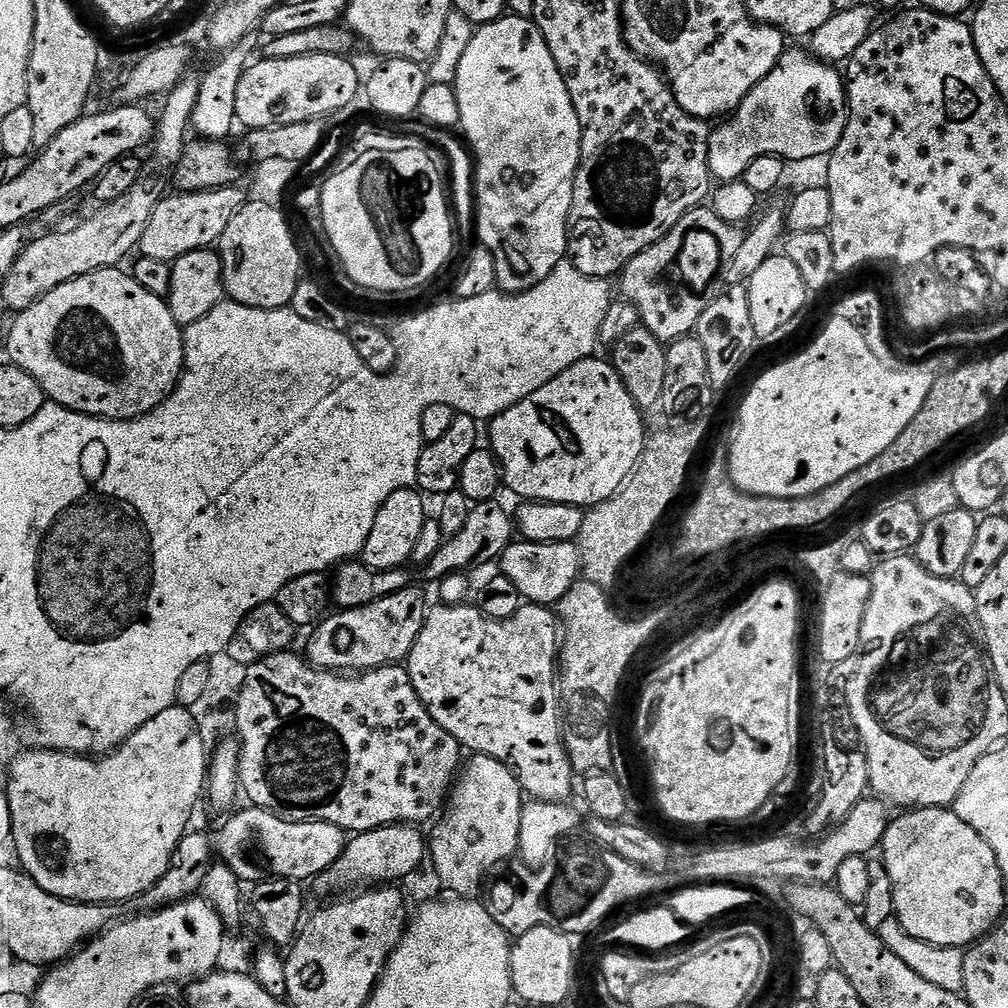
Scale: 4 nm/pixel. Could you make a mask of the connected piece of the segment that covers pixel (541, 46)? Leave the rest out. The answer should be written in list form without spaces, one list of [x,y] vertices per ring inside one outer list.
[[[505,14],[499,20],[479,25],[470,39],[470,46],[467,47],[466,54],[462,55],[454,87],[460,111],[460,128],[465,136],[463,139],[470,145],[470,152],[474,157],[476,232],[480,235],[479,243],[486,250],[490,250],[490,254],[494,258],[494,270],[499,291],[509,294],[529,292],[546,279],[554,270],[554,266],[558,266],[568,254],[568,219],[572,216],[574,178],[580,165],[580,147],[582,146],[580,116],[574,110],[574,102],[566,90],[566,82],[562,82],[562,74],[550,54],[550,46],[546,46],[546,38],[542,38],[542,30],[538,30],[536,21],[527,16]]]

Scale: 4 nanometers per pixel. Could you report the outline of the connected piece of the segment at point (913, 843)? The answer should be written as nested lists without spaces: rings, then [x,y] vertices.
[[[951,807],[913,808],[900,814],[897,820],[895,817],[889,823],[884,835],[882,859],[886,870],[890,874],[890,886],[894,886],[894,918],[904,927],[906,934],[910,934],[922,942],[930,942],[934,946],[942,946],[943,948],[967,949],[975,944],[977,940],[987,936],[997,921],[1005,915],[1004,888],[1006,888],[1006,881],[1002,878],[998,858],[994,858],[994,850],[990,850],[990,846],[986,846],[986,838],[982,838],[982,834],[978,834],[978,830],[974,830],[974,826],[966,826],[966,822],[962,822],[962,818],[958,818],[958,814]]]

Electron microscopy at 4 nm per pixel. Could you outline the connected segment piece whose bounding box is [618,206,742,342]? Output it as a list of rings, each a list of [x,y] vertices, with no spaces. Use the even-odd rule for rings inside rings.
[[[711,206],[691,208],[683,218],[654,246],[642,250],[633,260],[619,273],[620,288],[623,299],[629,300],[638,310],[640,322],[643,327],[654,334],[654,338],[665,342],[681,340],[683,336],[695,333],[698,318],[702,318],[702,310],[706,310],[709,297],[703,296],[700,291],[712,284],[716,276],[716,248],[728,248],[735,250],[739,248],[742,239],[742,232],[739,227],[728,224],[718,216]]]

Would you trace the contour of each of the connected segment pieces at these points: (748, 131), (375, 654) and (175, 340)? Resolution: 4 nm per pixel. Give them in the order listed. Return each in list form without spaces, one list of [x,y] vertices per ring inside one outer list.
[[[789,47],[735,112],[711,129],[708,165],[713,177],[720,182],[739,180],[759,156],[782,156],[788,162],[831,156],[842,142],[848,121],[846,80],[832,68],[831,63],[816,59],[811,51]]]
[[[415,586],[403,588],[386,598],[363,604],[357,608],[333,611],[315,625],[312,633],[316,633],[308,640],[306,659],[313,668],[326,668],[330,672],[341,674],[369,672],[371,668],[384,668],[387,664],[403,665],[408,659],[414,642],[418,642],[418,634],[422,634],[424,619],[429,611],[430,603],[428,604],[427,598],[424,597],[423,590]]]
[[[119,267],[103,268],[90,274],[82,274],[82,278],[74,278],[70,282],[62,282],[50,294],[43,296],[34,306],[19,313],[11,321],[8,330],[7,359],[17,368],[26,370],[42,386],[45,397],[53,404],[60,404],[63,408],[69,408],[75,412],[81,412],[87,416],[99,416],[102,420],[133,420],[139,416],[145,416],[150,410],[154,410],[159,404],[164,404],[166,398],[176,389],[176,383],[184,375],[184,328],[176,321],[174,314],[168,309],[168,301],[163,296],[150,294],[150,290],[142,290],[138,282],[127,271]]]

